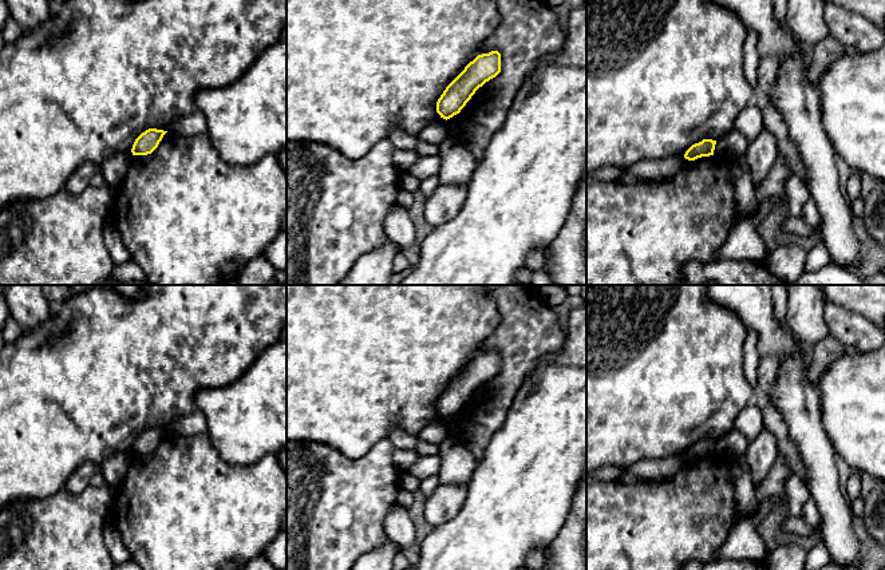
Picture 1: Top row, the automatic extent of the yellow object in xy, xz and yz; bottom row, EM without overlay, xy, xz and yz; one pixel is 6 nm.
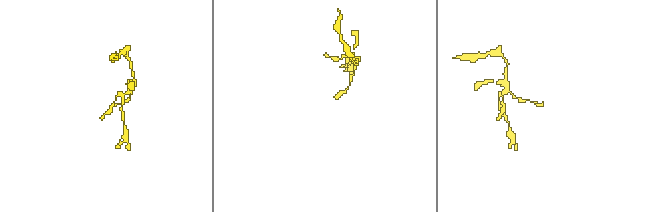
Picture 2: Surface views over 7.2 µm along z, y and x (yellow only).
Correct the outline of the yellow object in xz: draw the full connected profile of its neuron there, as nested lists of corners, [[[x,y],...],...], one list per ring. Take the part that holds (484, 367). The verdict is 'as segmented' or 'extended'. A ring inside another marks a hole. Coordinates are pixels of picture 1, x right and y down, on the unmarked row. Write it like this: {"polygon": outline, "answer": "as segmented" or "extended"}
{"polygon": [[[491,351],[478,355],[446,387],[436,401],[436,412],[443,419],[459,413],[475,391],[501,372],[501,353]]], "answer": "as segmented"}

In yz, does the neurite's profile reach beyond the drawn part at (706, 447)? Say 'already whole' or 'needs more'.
already whole

